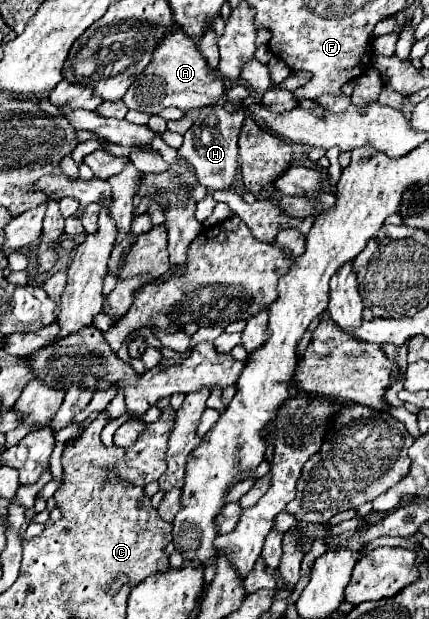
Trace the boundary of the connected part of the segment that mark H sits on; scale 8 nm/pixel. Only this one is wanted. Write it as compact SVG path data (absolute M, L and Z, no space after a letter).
M201 107L197 111L197 117L193 121L193 125L189 127L189 131L185 133L185 141L179 147L179 155L187 157L187 161L195 167L197 171L197 179L199 183L207 189L205 199L201 199L197 203L197 211L195 211L195 219L199 223L203 223L215 209L217 201L213 199L213 193L217 189L227 191L233 185L233 179L237 175L237 167L239 167L239 127L243 127L247 113L243 111L243 107L235 107L233 111L227 111L223 107Z

